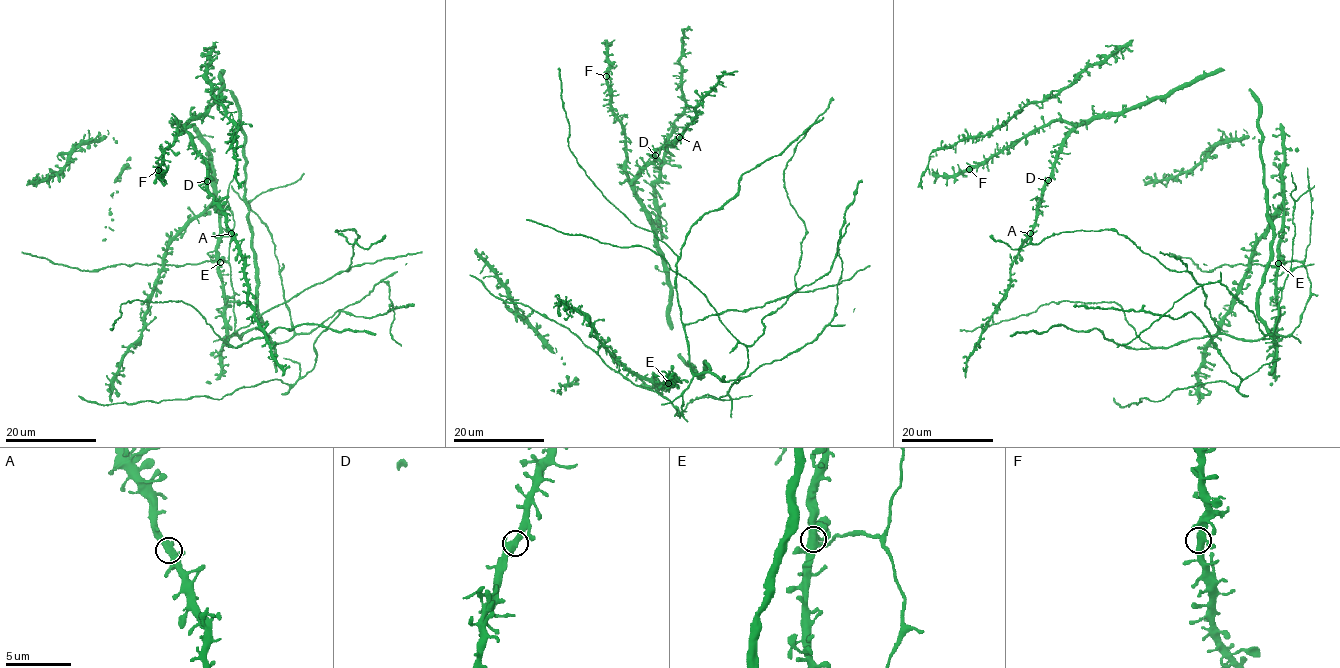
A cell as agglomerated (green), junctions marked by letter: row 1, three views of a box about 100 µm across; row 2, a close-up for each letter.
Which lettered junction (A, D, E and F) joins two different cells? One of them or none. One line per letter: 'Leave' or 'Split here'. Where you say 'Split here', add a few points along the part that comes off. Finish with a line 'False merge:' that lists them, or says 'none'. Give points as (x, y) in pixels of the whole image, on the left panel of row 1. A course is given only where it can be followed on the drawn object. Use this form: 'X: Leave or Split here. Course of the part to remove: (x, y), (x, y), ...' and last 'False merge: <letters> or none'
A: Leave
D: Leave
E: Leave
F: Leave
False merge: none

